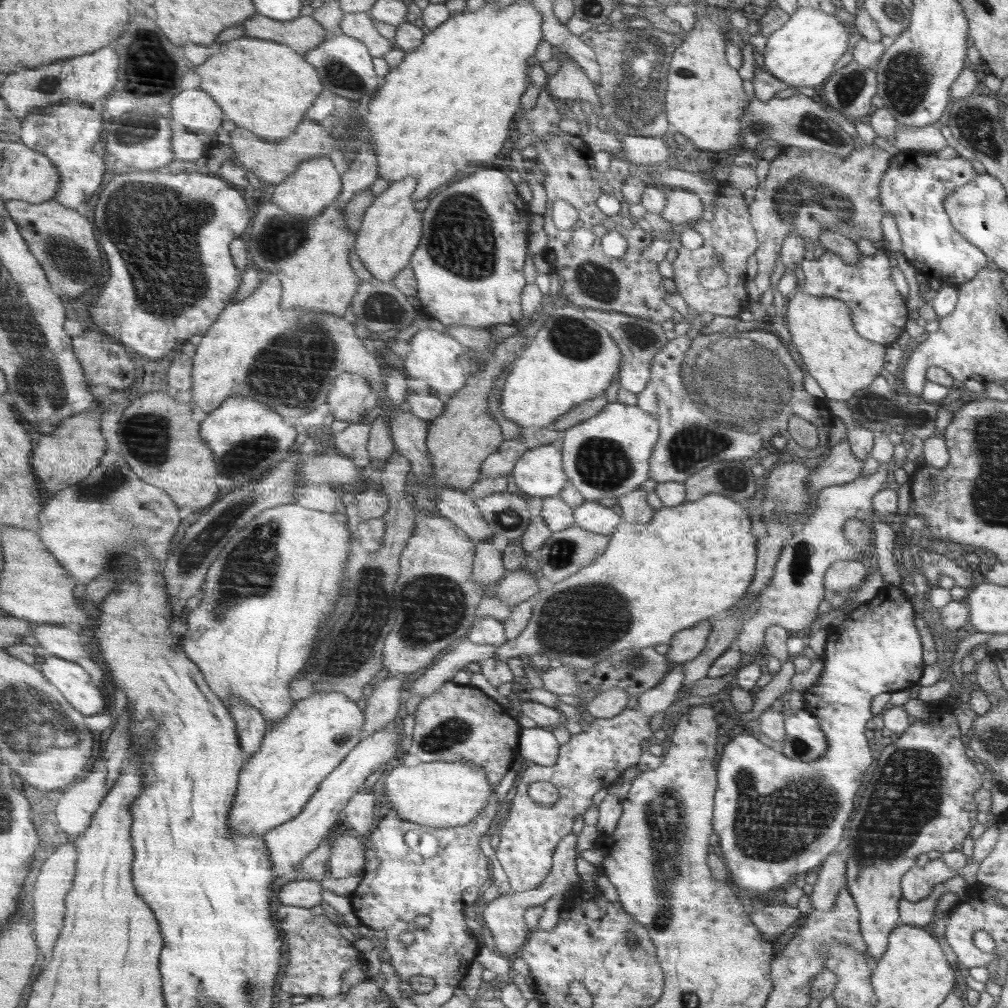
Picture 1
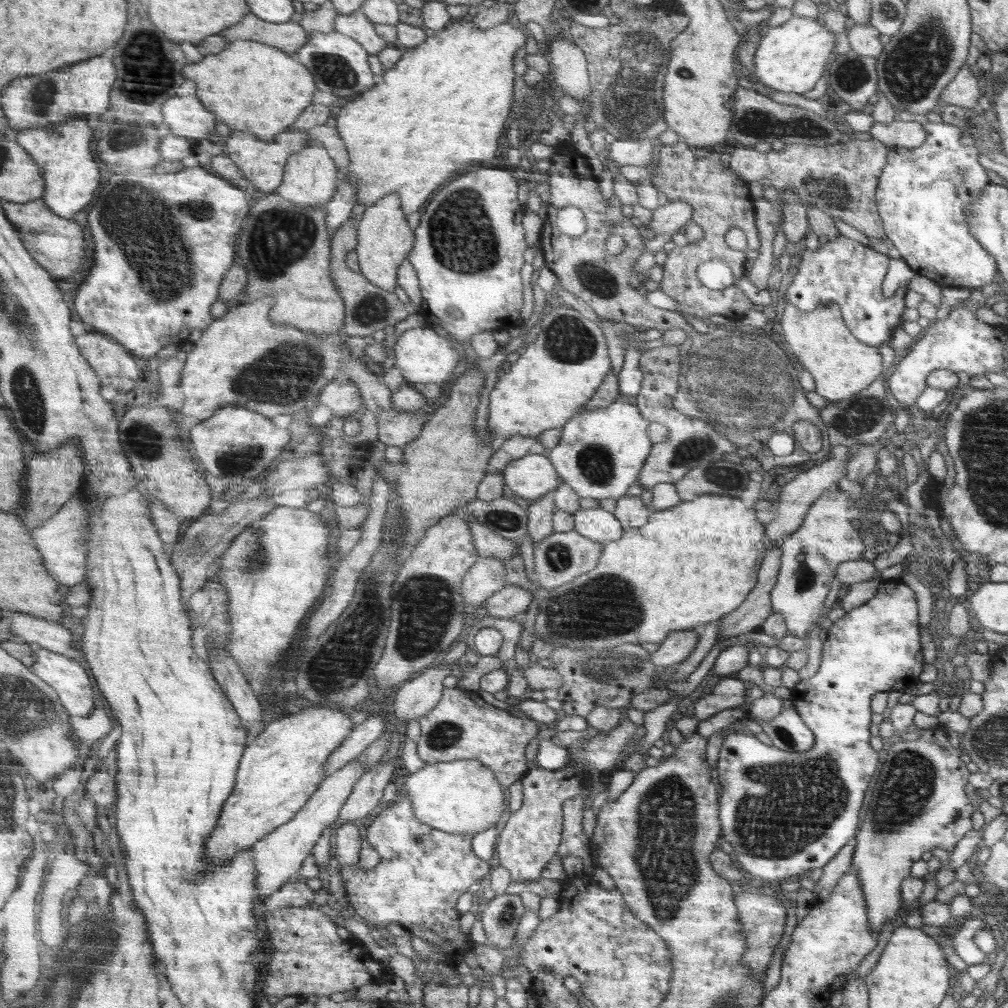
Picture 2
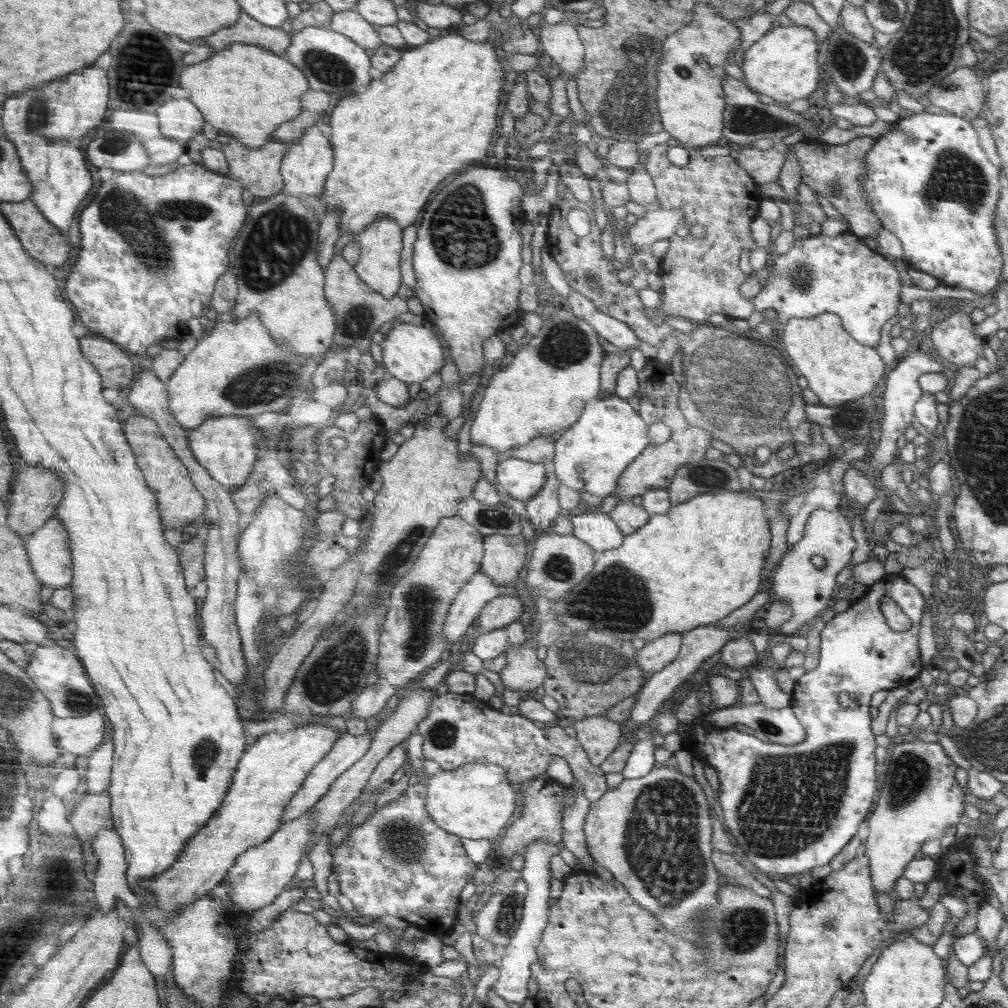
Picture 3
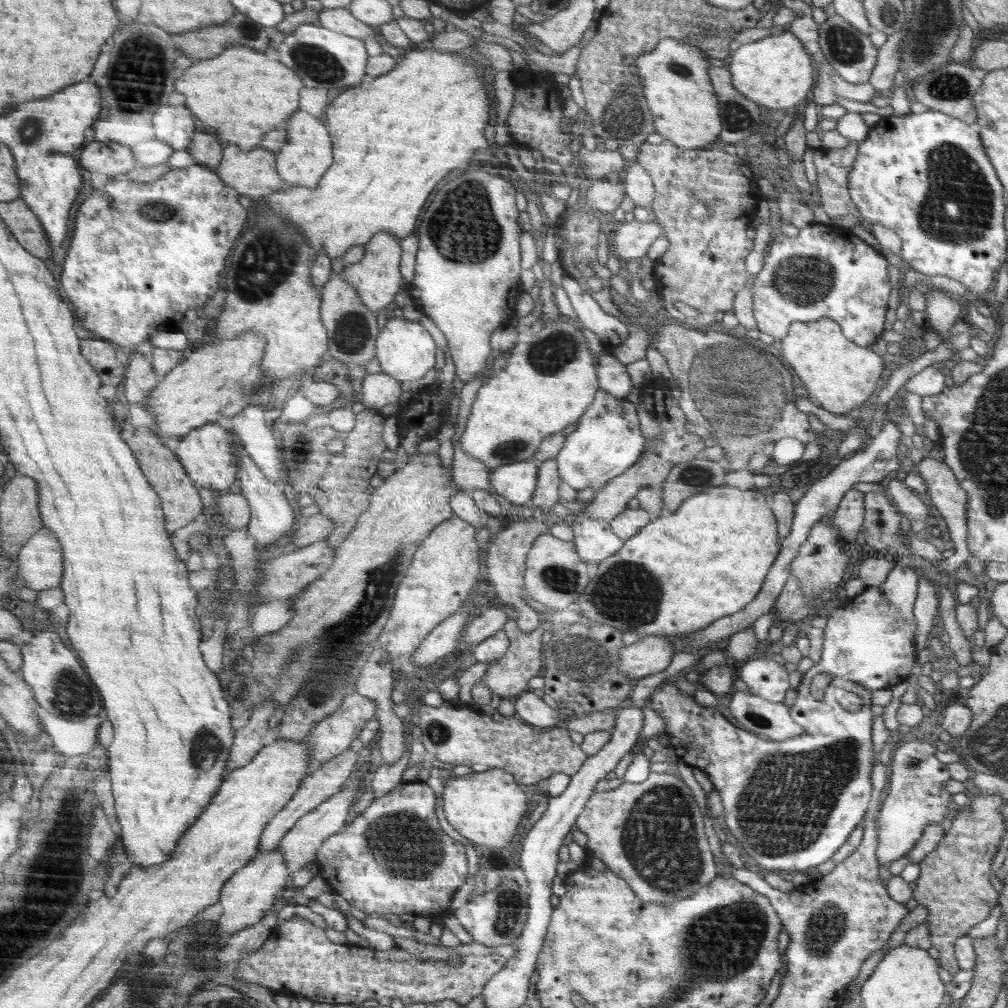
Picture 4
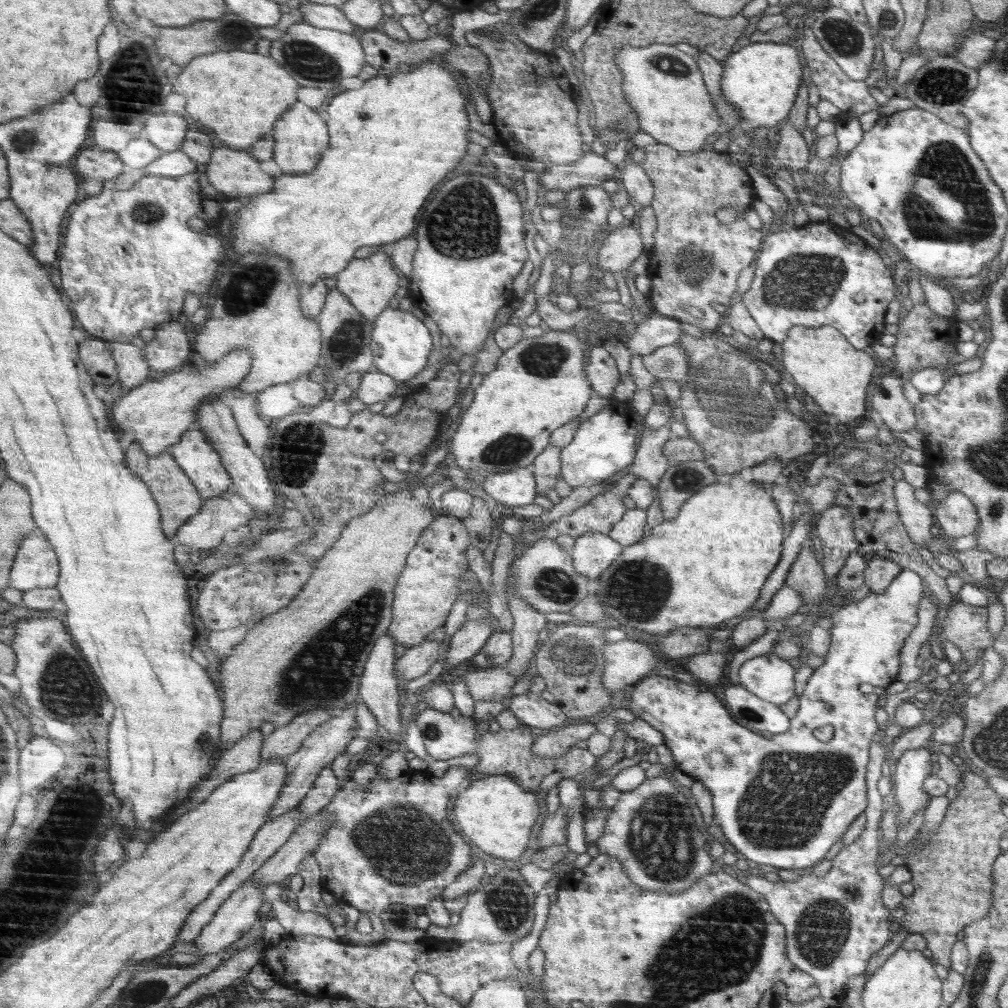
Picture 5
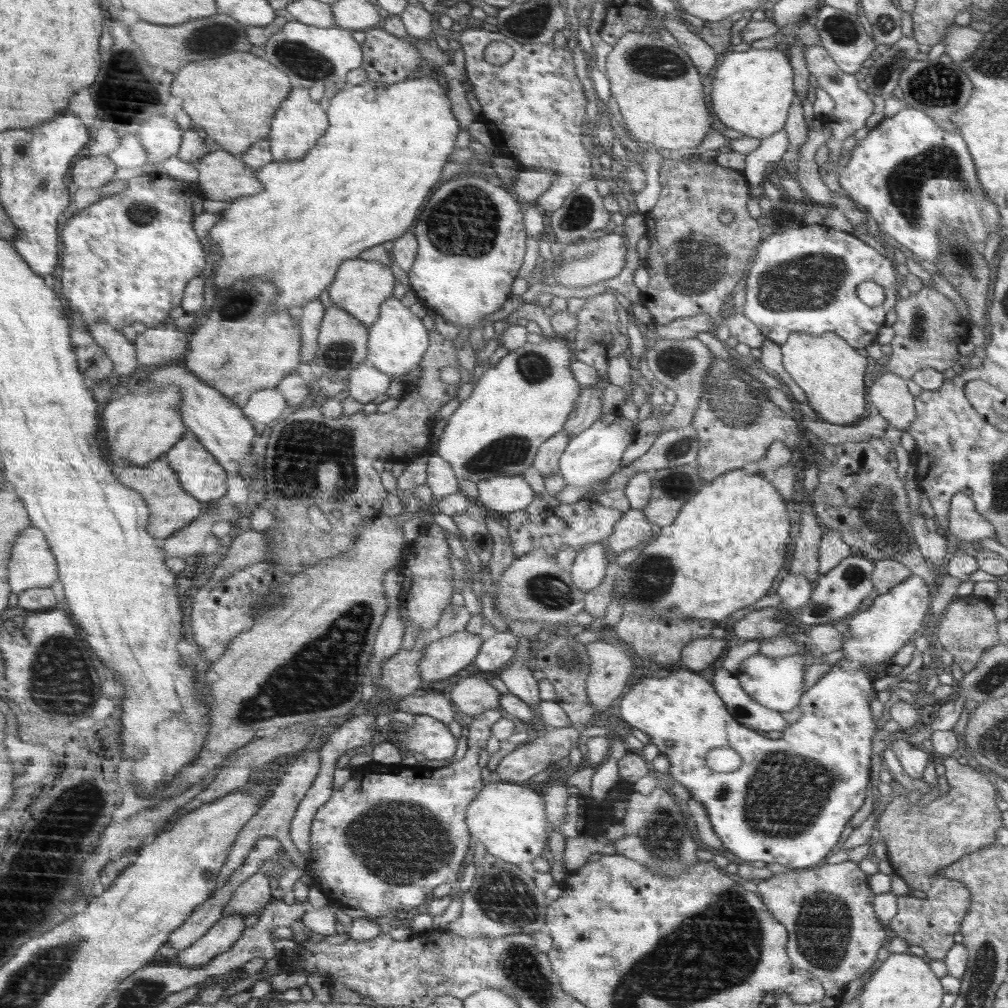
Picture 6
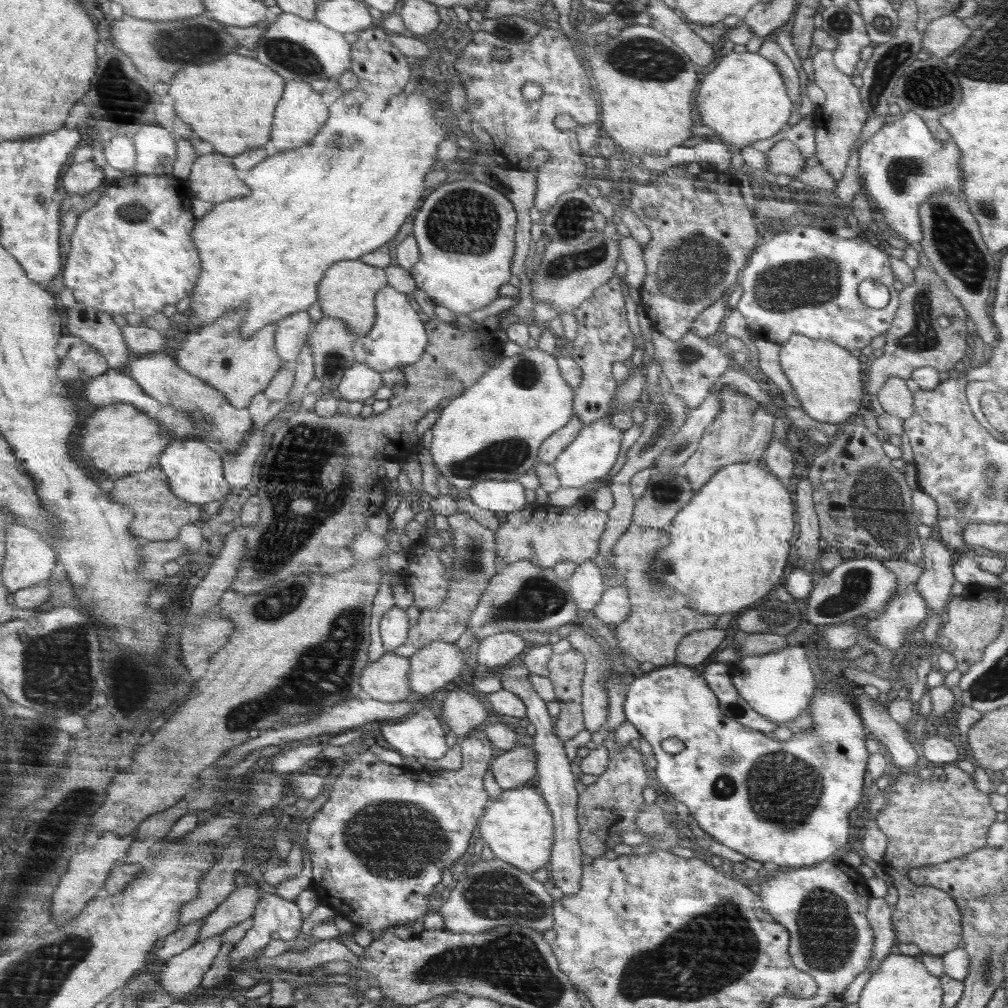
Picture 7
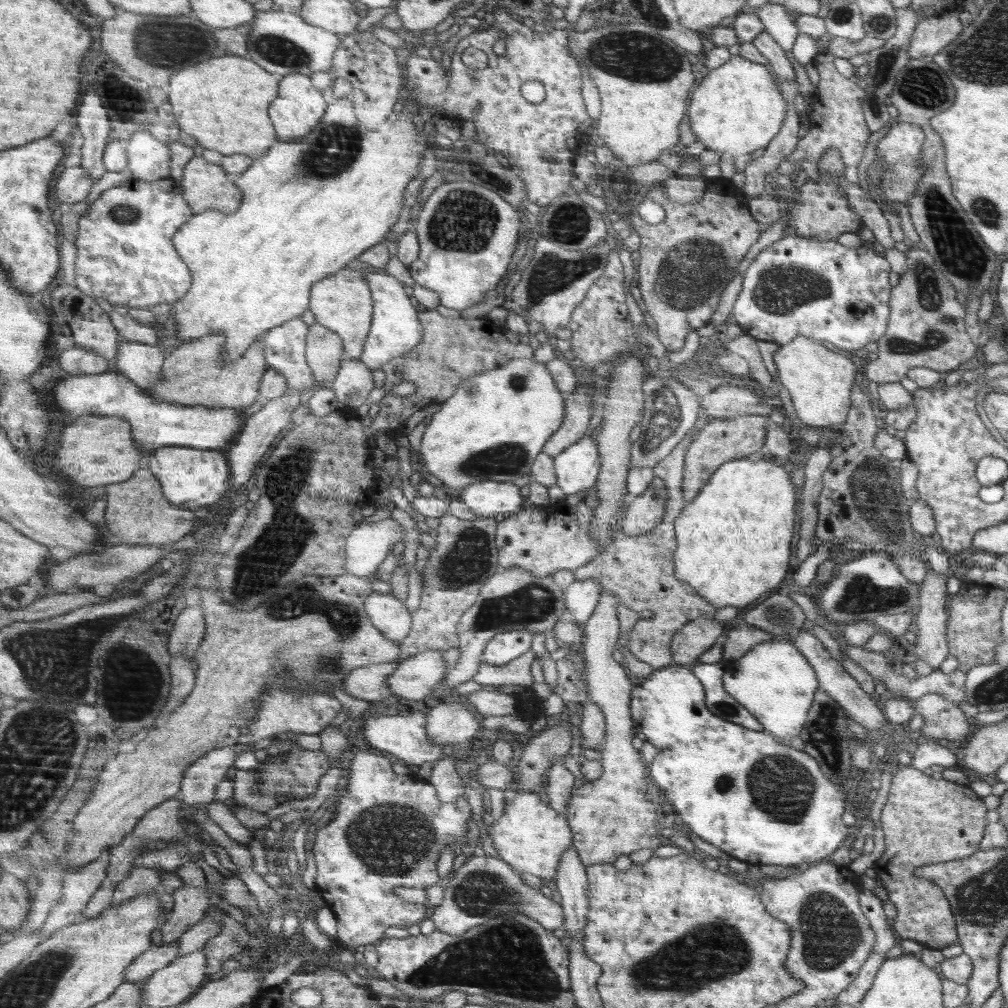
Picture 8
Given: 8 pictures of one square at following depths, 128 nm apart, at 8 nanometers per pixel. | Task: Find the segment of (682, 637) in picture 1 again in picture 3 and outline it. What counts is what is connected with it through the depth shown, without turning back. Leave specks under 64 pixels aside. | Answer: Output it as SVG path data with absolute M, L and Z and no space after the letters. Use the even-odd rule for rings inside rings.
M676 632L661 636L660 639L652 639L637 650L636 661L651 676L660 672L678 656L681 644L682 635Z

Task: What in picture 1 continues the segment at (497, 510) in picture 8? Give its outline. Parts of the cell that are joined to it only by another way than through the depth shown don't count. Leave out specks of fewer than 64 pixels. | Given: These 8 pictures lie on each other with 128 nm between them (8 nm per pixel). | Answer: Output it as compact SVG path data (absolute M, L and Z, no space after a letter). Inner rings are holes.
M560 442L528 449L514 465L510 474L516 486L530 497L553 497L569 482L564 471Z

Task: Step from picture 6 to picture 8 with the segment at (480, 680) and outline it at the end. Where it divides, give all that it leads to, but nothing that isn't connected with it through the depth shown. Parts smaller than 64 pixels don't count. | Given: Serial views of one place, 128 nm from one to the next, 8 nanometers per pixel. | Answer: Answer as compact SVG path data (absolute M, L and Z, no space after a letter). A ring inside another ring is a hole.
M440 703L428 713L429 738L442 748L475 741L482 727L470 711L460 703Z

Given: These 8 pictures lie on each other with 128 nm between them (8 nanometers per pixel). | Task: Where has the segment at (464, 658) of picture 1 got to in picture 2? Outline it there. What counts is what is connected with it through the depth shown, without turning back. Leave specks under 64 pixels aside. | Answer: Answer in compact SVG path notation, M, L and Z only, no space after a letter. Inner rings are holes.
M453 663L450 668L435 665L426 669L421 675L406 681L394 695L394 716L402 722L419 719L428 714L441 699L443 690L442 680L446 676L458 673L458 667Z

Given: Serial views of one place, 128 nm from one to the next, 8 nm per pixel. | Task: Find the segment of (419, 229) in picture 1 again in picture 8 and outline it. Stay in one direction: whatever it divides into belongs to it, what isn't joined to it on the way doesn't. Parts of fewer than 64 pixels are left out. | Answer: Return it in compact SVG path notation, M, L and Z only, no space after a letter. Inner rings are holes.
M344 268L334 275L320 280L312 287L312 303L309 310L314 314L317 324L330 329L331 332L342 338L343 356L347 360L359 360L372 328L374 302L369 278L372 275L384 274L384 269L374 270L371 273L366 270L353 271Z

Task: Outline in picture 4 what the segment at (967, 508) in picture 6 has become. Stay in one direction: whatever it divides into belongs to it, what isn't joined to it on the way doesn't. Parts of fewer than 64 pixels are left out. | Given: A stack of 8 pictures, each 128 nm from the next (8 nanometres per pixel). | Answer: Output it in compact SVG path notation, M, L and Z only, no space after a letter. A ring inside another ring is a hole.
M929 456L918 463L918 471L925 480L927 485L927 493L929 493L932 504L939 510L942 525L949 531L950 538L955 544L955 554L949 559L946 559L946 570L954 572L959 567L965 566L966 562L971 558L967 546L967 494L966 491L959 485L959 482L954 476L953 470L944 462L937 461Z

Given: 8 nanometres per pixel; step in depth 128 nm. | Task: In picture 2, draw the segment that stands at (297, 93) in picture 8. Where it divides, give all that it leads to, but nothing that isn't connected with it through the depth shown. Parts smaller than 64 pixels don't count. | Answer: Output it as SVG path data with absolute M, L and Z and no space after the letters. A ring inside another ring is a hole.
M312 139L308 146L288 160L284 170L284 179L276 193L286 201L301 204L304 207L316 206L320 202L329 202L332 198L334 188L336 188L336 184L334 184L336 178L338 178L338 172L336 172L332 158L326 152L326 148L318 139Z

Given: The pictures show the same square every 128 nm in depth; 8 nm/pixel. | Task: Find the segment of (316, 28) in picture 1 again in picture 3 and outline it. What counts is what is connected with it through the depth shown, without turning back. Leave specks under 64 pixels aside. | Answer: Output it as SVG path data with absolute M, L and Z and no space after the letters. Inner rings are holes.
M243 10L241 19L234 26L199 39L198 43L208 44L214 53L222 52L236 43L254 44L283 56L292 44L292 34L293 31L286 33L280 27L266 26Z

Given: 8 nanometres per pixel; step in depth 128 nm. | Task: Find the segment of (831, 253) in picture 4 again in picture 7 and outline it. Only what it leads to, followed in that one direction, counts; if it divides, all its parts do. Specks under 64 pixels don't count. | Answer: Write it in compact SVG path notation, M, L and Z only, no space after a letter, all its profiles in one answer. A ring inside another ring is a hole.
M798 224L792 232L768 234L761 247L753 254L749 267L742 272L742 296L736 304L736 310L744 316L750 333L783 345L794 335L803 335L810 339L830 340L842 348L861 350L870 344L872 338L884 335L890 327L892 318L898 310L898 294L894 290L894 274L884 251L872 246L872 242L855 237L843 239L834 232L820 226ZM864 280L876 280L888 288L890 299L887 306L870 308L860 301L858 287Z

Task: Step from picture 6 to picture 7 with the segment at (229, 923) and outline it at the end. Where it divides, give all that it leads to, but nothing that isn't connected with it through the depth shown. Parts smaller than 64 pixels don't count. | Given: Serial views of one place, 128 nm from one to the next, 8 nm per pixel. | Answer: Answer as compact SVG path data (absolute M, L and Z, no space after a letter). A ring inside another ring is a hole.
M223 934L213 936L204 942L197 942L192 948L186 950L186 952L167 961L159 976L162 988L161 992L173 994L174 996L178 996L180 1000L184 1000L183 998L186 998L186 994L194 992L198 986L202 987L206 974L213 967L217 956L221 952L224 940L225 937Z

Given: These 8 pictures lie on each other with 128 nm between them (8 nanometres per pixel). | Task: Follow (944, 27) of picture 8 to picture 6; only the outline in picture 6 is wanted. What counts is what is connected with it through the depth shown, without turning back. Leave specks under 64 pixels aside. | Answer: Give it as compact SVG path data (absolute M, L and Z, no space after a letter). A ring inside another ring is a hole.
M953 24L942 42L944 42L945 53L950 56L950 59L954 62L962 62L970 58L980 44L980 40L982 40L982 33L969 25Z

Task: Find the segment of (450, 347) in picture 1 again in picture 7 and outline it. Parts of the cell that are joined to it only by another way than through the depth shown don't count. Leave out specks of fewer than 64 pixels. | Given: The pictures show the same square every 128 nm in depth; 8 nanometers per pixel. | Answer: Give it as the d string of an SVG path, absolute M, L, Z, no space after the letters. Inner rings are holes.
M392 287L382 288L377 292L376 323L368 335L361 339L365 350L364 362L376 372L383 373L396 366L402 368L404 365L416 363L425 354L424 348L429 346L429 340L426 340L428 330L424 330L424 322L412 310L406 296L407 294L396 292Z

